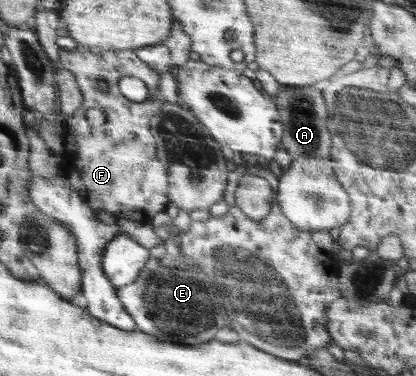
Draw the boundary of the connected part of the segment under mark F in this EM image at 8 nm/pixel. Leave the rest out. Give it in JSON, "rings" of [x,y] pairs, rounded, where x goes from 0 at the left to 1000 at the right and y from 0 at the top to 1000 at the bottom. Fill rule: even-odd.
{"rings":[[[188,120],[173,133],[147,130],[142,178],[168,186],[183,207],[183,221],[200,253],[197,279],[183,293],[180,306],[163,309],[154,322],[149,441],[163,455],[171,497],[192,519],[195,535],[216,553],[288,572],[293,580],[325,585],[341,593],[363,593],[375,569],[397,564],[409,543],[404,524],[404,455],[375,418],[375,386],[363,351],[361,319],[380,293],[397,279],[397,261],[385,250],[385,194],[361,184],[346,162],[337,162],[327,133],[293,130],[284,136],[240,133],[236,128]],[[293,205],[337,207],[356,237],[351,269],[327,274],[303,263],[286,234]],[[236,213],[260,218],[257,239],[243,239]],[[212,290],[236,290],[255,311],[250,330],[231,335],[207,316]]]}

